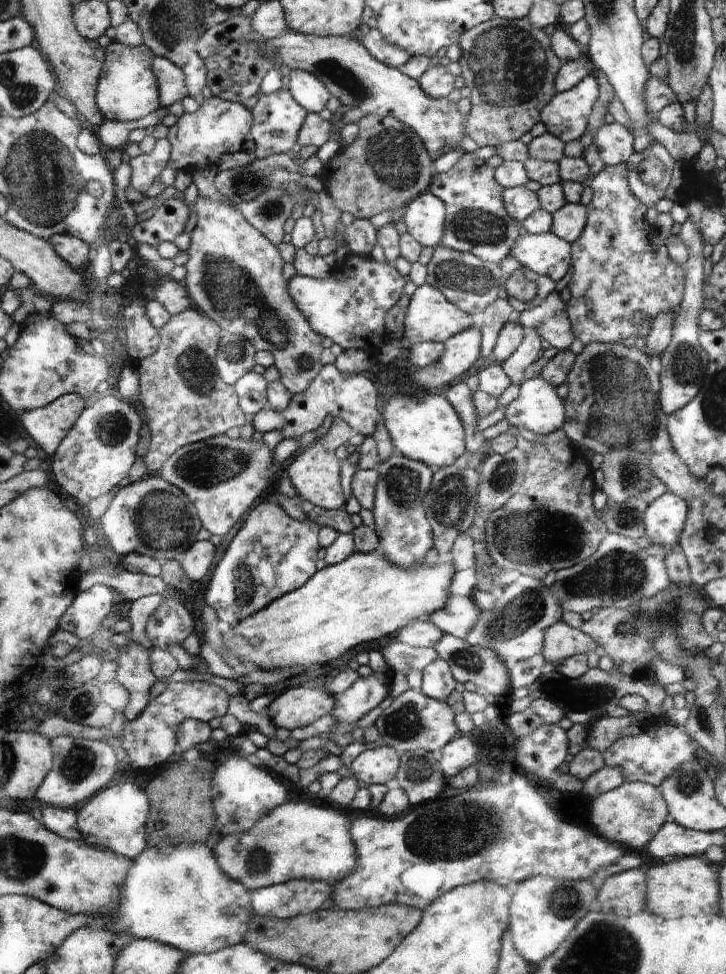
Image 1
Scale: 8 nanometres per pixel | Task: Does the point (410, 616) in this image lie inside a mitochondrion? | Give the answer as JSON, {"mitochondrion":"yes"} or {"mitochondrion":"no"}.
{"mitochondrion":"no"}

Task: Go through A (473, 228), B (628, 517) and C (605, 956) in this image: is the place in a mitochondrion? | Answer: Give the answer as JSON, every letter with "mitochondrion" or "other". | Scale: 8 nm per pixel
{"A":"mitochondrion","B":"mitochondrion","C":"mitochondrion"}

